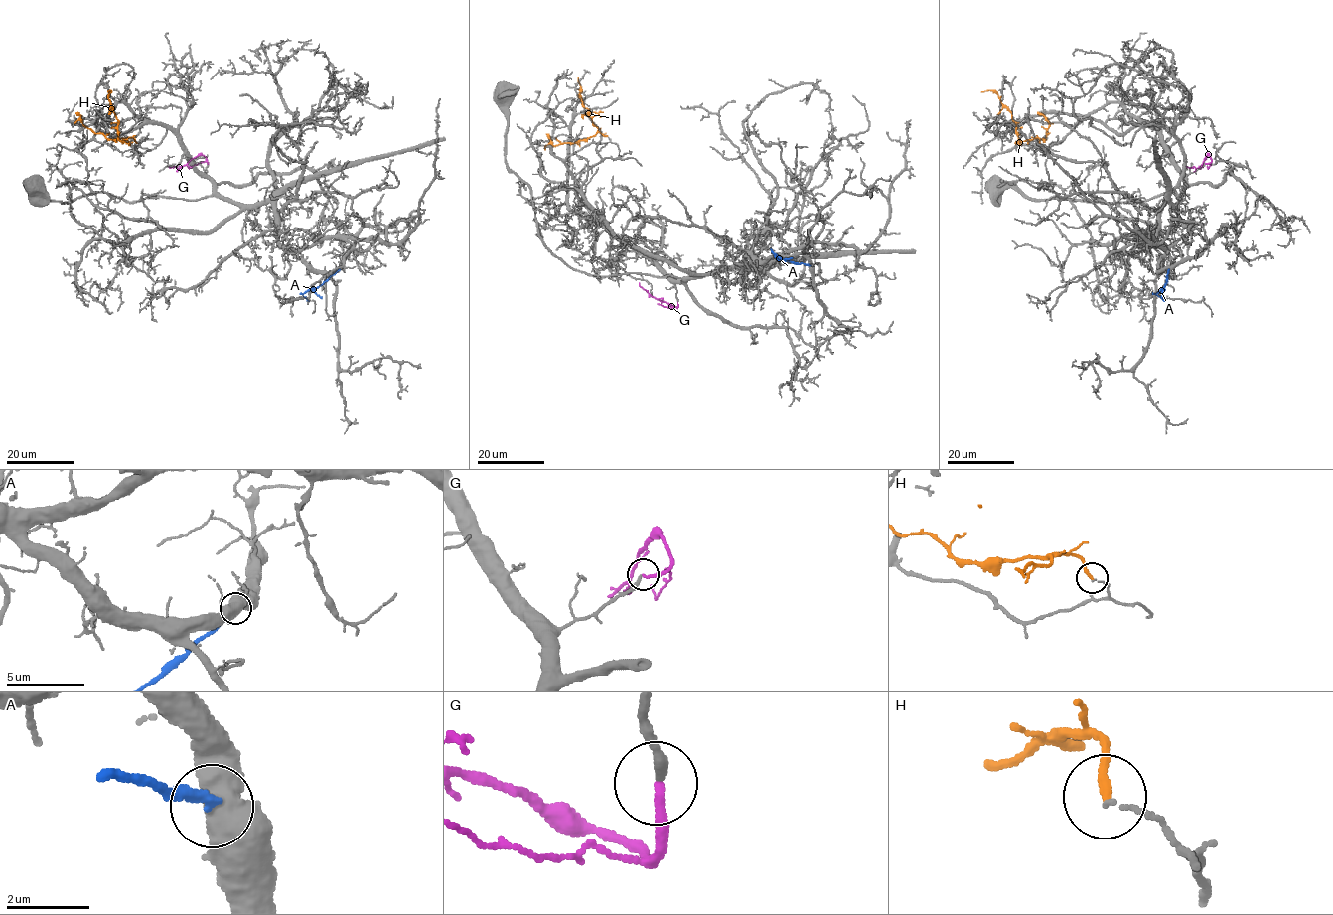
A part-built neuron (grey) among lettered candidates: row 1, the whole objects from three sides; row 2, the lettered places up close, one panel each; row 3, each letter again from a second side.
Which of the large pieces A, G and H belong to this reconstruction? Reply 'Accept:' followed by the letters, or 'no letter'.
Accept: G

